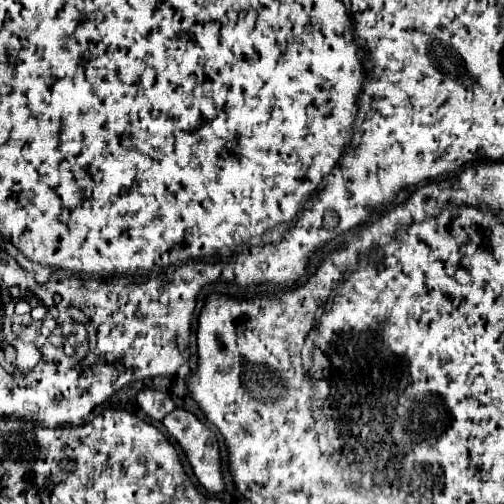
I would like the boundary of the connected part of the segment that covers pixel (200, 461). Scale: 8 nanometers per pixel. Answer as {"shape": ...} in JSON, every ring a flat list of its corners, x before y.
{"shape":[[175,408,167,414,163,424,183,448,199,484,211,494,221,492,223,476,219,468,219,446,215,442,215,434,183,408]]}

